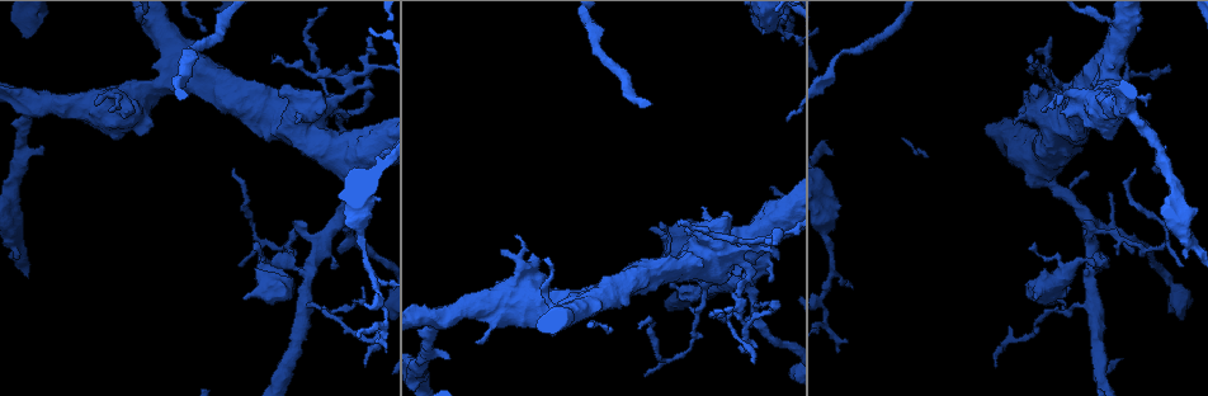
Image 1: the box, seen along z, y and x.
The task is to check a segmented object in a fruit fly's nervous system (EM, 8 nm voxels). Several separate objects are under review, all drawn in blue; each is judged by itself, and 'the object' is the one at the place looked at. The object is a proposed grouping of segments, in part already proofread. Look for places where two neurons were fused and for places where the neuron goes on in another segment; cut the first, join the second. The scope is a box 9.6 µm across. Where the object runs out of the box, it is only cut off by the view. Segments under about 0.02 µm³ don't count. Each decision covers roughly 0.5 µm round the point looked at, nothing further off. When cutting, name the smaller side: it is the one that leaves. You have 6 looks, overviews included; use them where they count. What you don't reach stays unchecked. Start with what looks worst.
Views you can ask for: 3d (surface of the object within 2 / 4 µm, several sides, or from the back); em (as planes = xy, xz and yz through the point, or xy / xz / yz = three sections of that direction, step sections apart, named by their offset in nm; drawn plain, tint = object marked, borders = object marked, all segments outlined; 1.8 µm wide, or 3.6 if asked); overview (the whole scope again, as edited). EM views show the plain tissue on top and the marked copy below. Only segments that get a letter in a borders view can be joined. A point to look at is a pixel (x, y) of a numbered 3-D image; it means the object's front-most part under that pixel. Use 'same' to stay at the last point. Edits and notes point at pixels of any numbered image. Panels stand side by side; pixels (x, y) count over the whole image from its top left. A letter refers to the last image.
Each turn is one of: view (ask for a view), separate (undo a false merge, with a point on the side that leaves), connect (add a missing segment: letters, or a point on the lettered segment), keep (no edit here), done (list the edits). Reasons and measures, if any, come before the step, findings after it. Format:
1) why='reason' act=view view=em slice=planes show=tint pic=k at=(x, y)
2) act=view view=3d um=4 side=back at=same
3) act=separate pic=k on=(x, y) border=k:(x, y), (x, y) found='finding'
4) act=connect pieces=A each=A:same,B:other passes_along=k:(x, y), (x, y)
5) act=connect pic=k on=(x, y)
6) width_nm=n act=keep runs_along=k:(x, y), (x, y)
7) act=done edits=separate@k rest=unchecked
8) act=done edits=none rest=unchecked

why='thin neck' act=view view=em slice=yz step=8 show=tint pic=1 at=(268, 261)

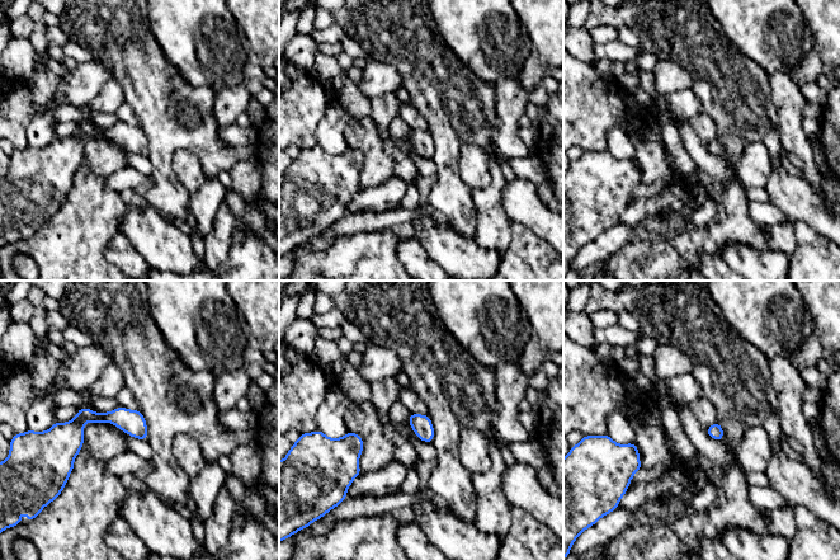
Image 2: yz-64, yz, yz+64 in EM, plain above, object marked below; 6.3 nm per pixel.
why='another direction' act=view view=em slice=planes show=borders at=same

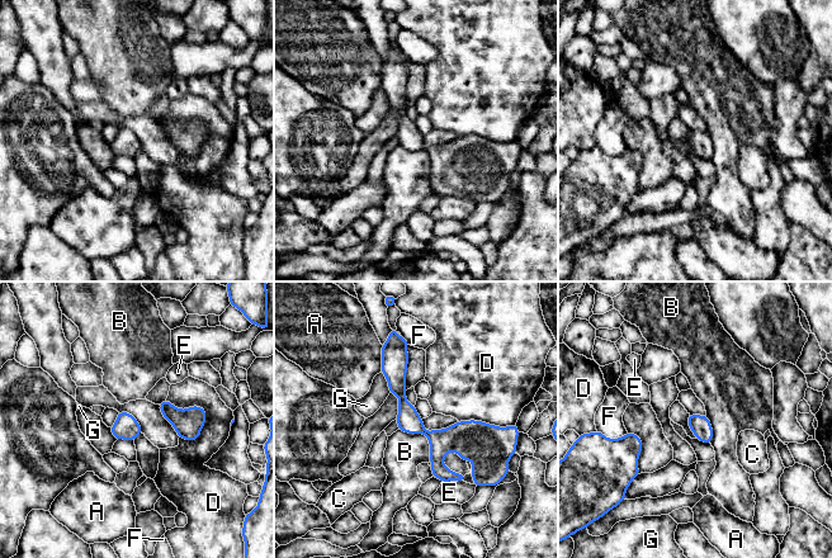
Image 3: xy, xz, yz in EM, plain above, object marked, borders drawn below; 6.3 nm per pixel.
longest_contact=D:320nm act=keep each=A:other,B:other,C:other,D:other,E:other,F:other,G:other runs_along=3:(384, 355), (426, 434), (492, 430) found='continuous, no second neuron'

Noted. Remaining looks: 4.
why='tapers out' act=view view=3d um=2 side=back pic=1 at=(1048, 37)

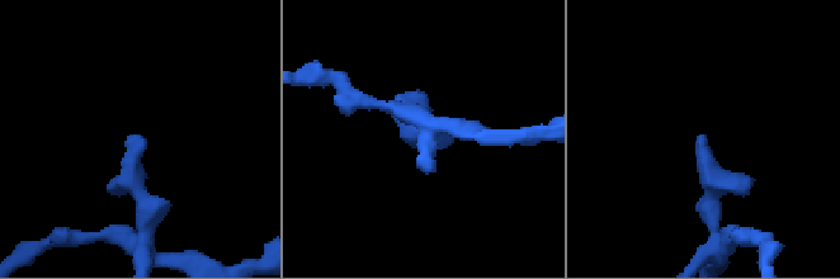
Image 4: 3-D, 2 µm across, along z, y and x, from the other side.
why='need the tissue' act=view view=em slice=planes show=borders pic=4 at=(700, 136)

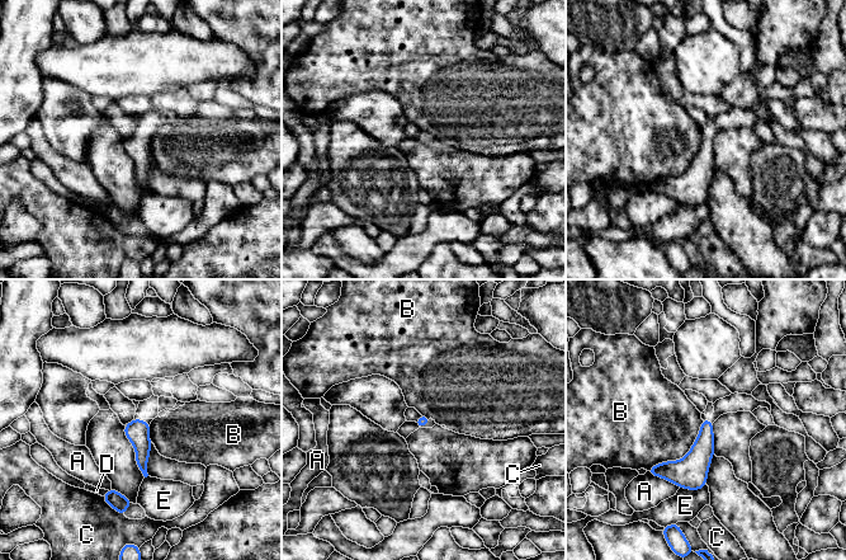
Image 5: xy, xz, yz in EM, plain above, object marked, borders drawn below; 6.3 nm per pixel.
act=keep each=A:other,B:other,C:other,D:other,E:other border=5:(703, 420), (684, 456), (647, 470) found='none of them fits'

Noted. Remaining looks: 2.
why='thin end' act=view view=em slice=yz step=16 show=borders pic=1 at=(362, 299)

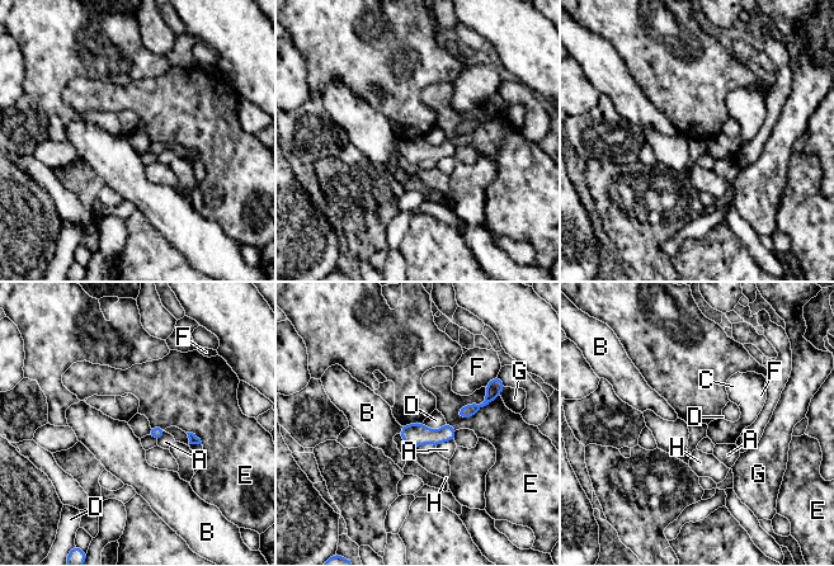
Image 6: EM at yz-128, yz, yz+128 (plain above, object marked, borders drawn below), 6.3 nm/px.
act=view view=em slice=planes show=borders at=same

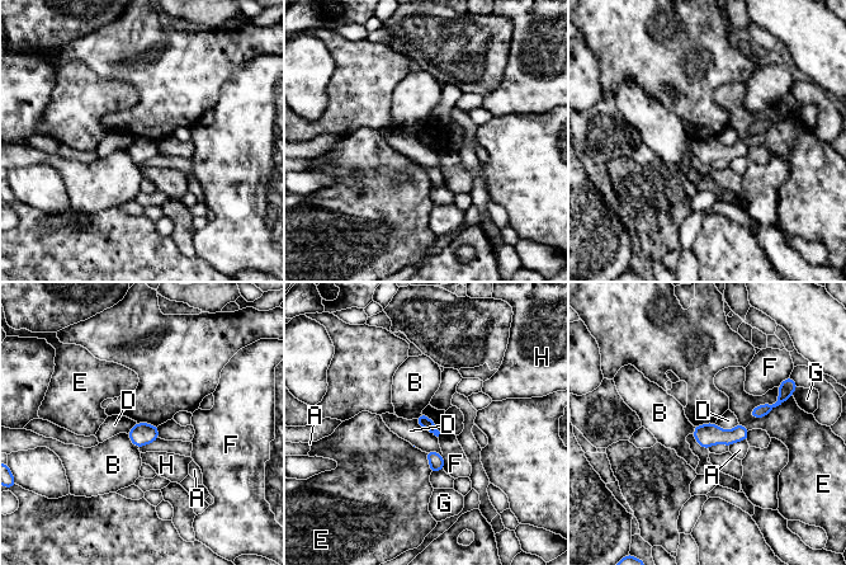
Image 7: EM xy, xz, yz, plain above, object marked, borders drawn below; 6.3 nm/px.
width_nm=70 act=keep each=A:other,B:other,D:other,E:other,F:other,G:other,H:other found='none of them fits'

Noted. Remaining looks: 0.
act=done edits=none rest=unchecked

